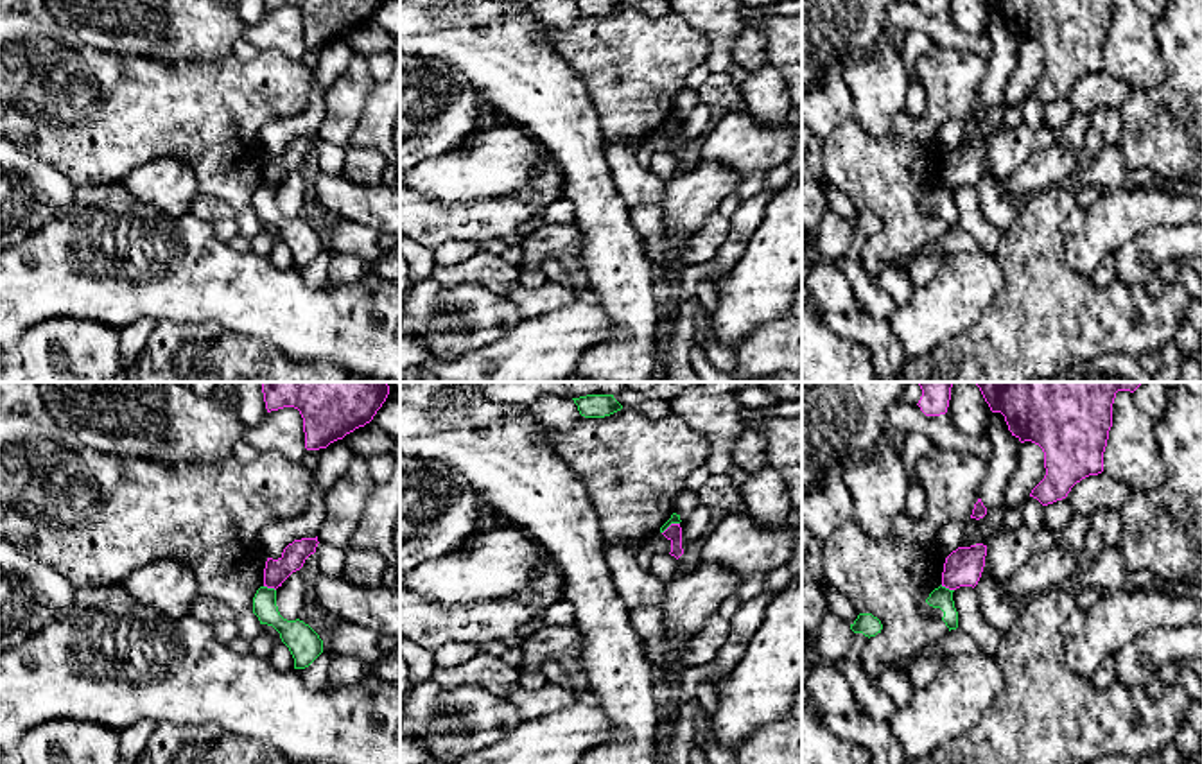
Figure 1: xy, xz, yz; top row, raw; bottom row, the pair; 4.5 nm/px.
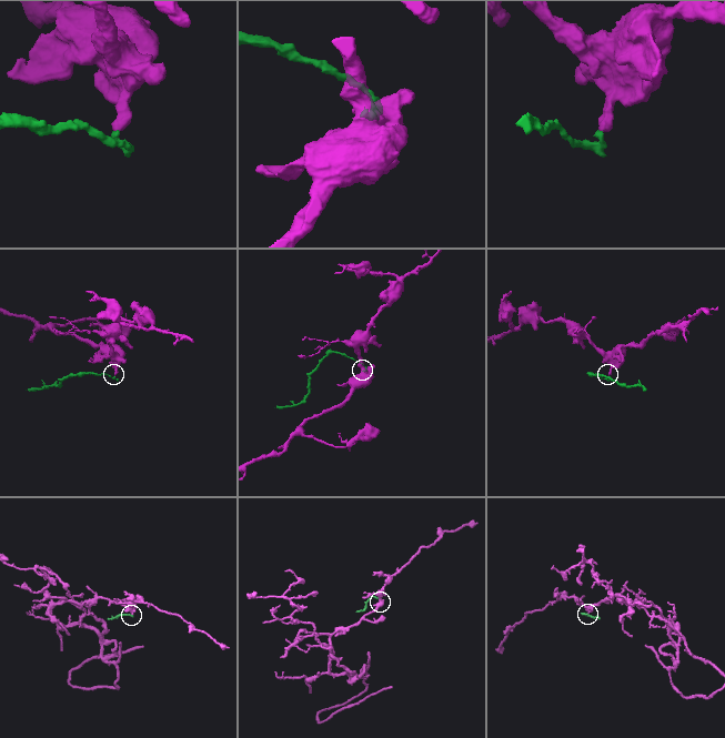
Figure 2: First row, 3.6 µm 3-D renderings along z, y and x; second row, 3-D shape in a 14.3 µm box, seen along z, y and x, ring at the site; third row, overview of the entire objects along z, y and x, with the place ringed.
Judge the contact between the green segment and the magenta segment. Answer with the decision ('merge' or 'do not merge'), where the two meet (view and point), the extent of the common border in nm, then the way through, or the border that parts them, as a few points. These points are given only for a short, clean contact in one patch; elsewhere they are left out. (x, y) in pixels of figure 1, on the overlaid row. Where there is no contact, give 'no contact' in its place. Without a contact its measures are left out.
do not merge; meets green in yz at (948, 589); contact 70 nm long; border along yz (940, 585), (953, 590)

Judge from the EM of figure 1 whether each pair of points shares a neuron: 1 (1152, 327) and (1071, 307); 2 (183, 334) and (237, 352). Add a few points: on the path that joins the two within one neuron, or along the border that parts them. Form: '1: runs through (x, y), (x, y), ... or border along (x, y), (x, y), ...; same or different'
1: runs through (1132, 330), (1122, 320), (1091, 318); same
2: runs through (196, 347), (201, 352), (225, 352); same

